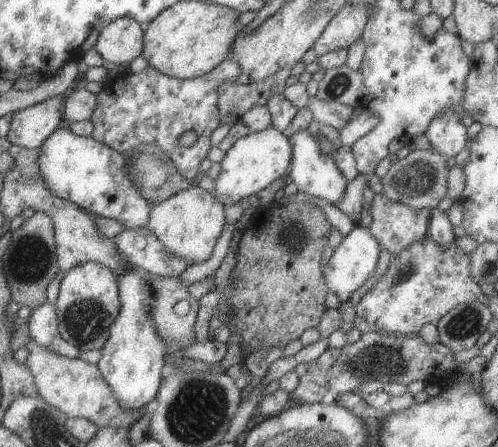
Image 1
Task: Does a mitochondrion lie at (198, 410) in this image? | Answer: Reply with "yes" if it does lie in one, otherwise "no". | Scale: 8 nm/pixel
yes

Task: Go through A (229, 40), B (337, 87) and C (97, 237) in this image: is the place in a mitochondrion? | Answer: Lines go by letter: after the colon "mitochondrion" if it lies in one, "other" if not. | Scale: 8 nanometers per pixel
A: other
B: mitochondrion
C: other

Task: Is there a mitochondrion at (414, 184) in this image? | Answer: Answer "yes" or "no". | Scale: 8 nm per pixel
yes

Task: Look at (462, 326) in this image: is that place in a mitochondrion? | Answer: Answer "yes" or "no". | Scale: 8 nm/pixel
yes

